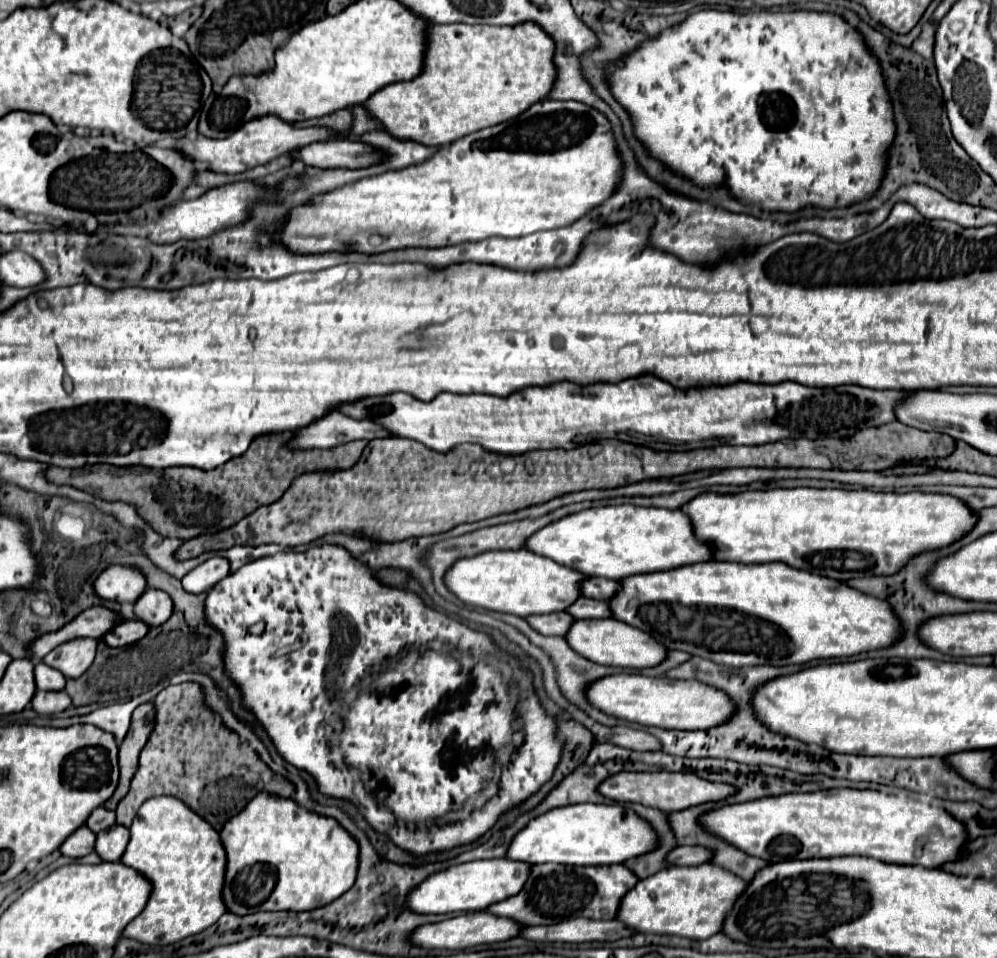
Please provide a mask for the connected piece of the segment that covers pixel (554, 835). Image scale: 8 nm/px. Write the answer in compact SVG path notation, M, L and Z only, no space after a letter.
M580 803L580 805L566 805L558 809L550 809L546 815L534 817L508 845L506 857L512 861L524 863L566 863L566 865L614 865L624 863L626 859L638 857L658 845L656 833L652 827L640 819L632 809L624 809L620 805L594 805L594 803Z

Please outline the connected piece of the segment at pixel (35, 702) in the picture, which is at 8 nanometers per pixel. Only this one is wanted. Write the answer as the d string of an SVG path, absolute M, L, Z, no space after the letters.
M36 691L32 697L32 709L40 715L60 713L70 705L70 697L64 691Z

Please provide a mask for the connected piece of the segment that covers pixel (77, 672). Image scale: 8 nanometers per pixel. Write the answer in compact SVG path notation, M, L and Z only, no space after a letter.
M88 637L72 639L72 641L58 645L56 649L52 649L42 659L42 663L58 669L68 679L76 679L92 665L96 647L98 647L98 641L94 641L94 639L88 639Z

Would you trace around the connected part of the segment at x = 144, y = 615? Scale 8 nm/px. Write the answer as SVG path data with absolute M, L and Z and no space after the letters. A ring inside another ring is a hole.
M146 589L134 603L136 619L144 621L148 627L158 627L170 619L172 599L168 593L158 589Z

